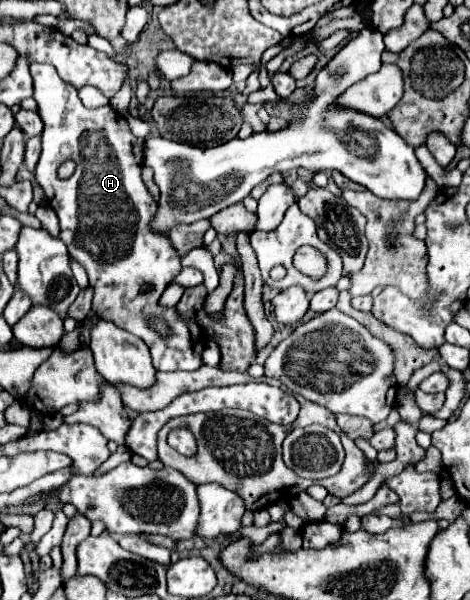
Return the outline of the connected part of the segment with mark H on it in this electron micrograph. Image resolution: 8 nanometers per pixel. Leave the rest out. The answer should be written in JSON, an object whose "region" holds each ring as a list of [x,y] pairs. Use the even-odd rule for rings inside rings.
{"region":[[[31,61],[29,71],[33,77],[33,99],[37,101],[37,113],[45,123],[41,133],[43,151],[35,169],[35,177],[45,191],[47,203],[55,209],[59,217],[61,241],[67,245],[71,259],[75,259],[89,275],[89,283],[93,287],[93,313],[97,313],[99,317],[109,317],[115,325],[141,337],[145,345],[151,349],[155,369],[183,369],[183,371],[199,369],[203,365],[201,353],[207,345],[203,329],[197,325],[195,319],[179,315],[177,307],[159,305],[163,291],[181,271],[181,255],[171,245],[167,233],[157,233],[149,227],[149,221],[157,213],[157,203],[153,201],[145,183],[141,181],[143,139],[137,139],[131,133],[127,119],[121,117],[113,107],[107,105],[107,107],[87,109],[81,103],[77,89],[71,83],[65,83],[57,75],[55,67]],[[67,159],[77,163],[75,173],[69,179],[59,179],[57,167]],[[77,187],[83,191],[83,197],[77,197]],[[153,315],[167,319],[169,327],[173,329],[173,339],[159,339],[159,335],[147,327],[145,321],[147,317]]]}

